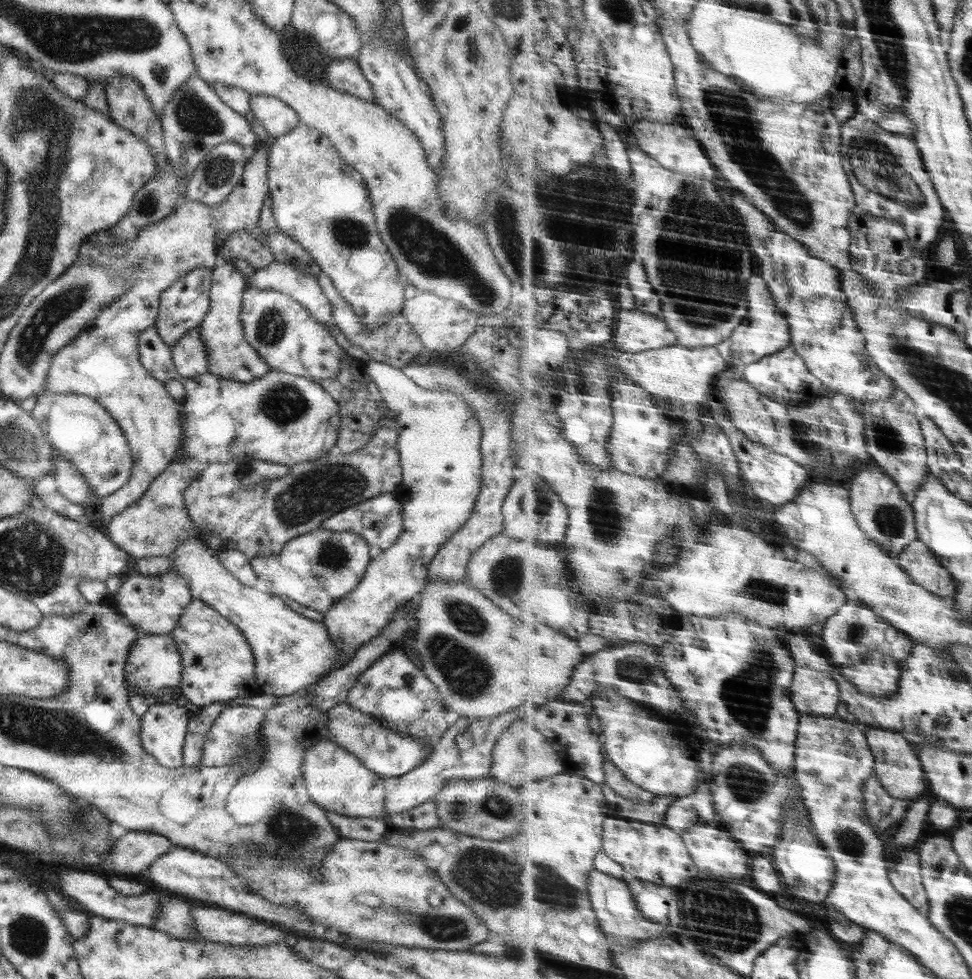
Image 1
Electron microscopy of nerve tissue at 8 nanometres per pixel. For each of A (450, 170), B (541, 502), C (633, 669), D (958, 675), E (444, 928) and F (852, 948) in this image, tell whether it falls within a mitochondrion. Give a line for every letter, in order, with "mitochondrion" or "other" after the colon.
A: other
B: mitochondrion
C: mitochondrion
D: other
E: mitochondrion
F: other

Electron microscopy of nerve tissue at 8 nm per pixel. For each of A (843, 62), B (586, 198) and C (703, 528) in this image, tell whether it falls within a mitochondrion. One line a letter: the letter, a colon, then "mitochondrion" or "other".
A: other
B: mitochondrion
C: other

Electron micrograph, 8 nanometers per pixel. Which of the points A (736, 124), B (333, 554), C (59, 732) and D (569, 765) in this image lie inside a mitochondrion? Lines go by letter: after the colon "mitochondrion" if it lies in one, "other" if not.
A: mitochondrion
B: mitochondrion
C: mitochondrion
D: other

